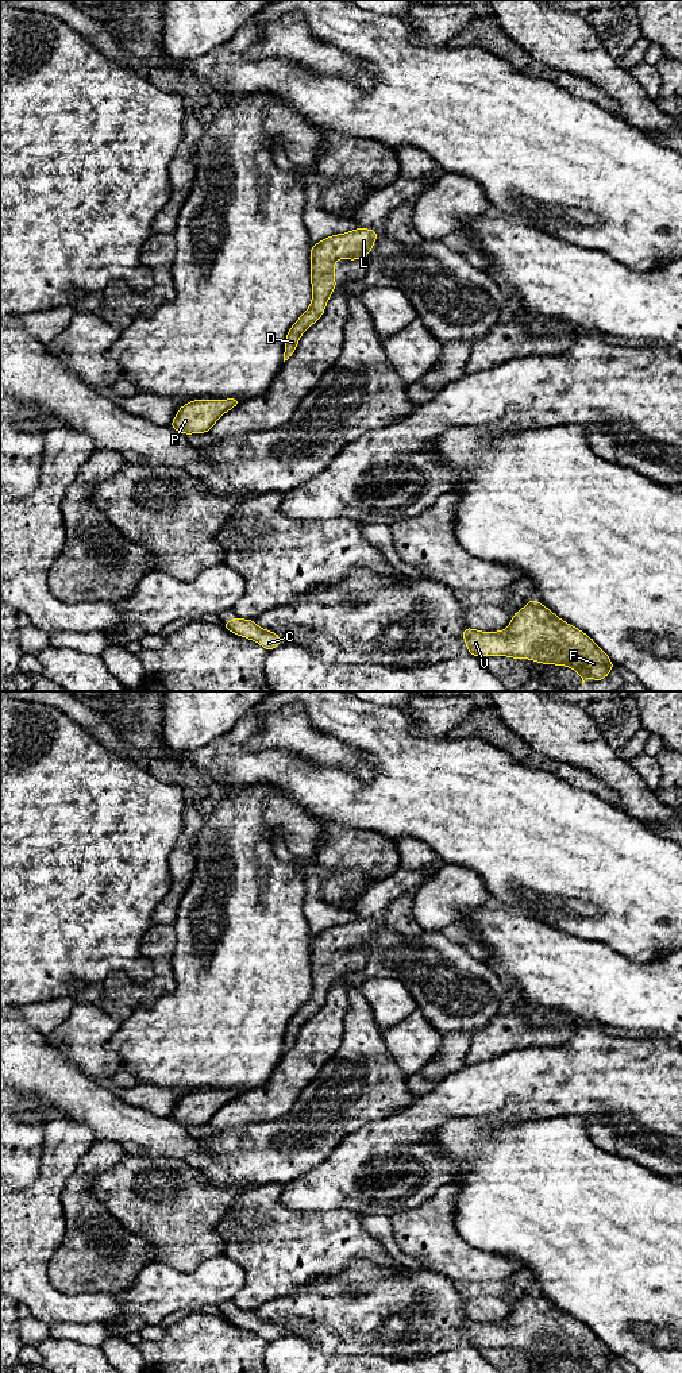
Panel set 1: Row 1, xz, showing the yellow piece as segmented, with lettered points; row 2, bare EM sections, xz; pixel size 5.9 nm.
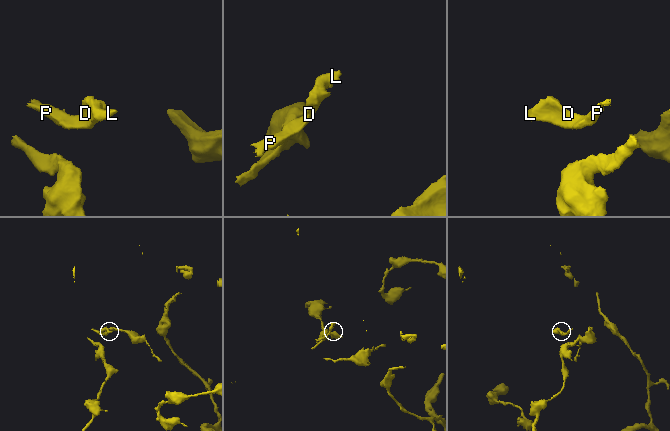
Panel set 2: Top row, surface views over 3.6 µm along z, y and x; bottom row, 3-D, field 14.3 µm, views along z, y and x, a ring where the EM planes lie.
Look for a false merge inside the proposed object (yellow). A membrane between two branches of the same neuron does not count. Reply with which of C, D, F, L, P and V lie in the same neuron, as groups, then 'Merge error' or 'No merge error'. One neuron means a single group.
Groups: C D F L P V. No merge error

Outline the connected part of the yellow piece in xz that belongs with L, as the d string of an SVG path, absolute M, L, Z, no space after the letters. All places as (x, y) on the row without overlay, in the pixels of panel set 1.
M367 919L328 927L311 940L312 992L309 999L290 1018L285 1030L284 1053L293 1048L301 1026L324 1004L325 996L338 977L335 973L335 953L338 950L357 952L370 945L378 923Z

